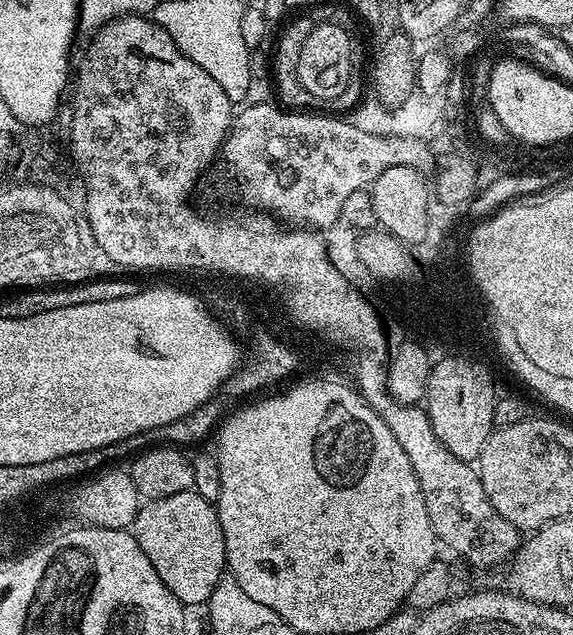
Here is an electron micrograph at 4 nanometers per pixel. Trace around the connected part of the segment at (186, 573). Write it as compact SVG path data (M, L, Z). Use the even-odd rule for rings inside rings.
M193 490L182 494L170 494L170 498L158 498L141 503L140 512L136 515L136 521L132 523L130 531L136 537L138 546L142 546L142 554L150 558L150 566L158 570L158 578L166 582L166 590L170 590L174 598L178 598L185 606L207 605L214 594L214 586L218 586L220 577L226 572L222 526L213 501L202 498Z

